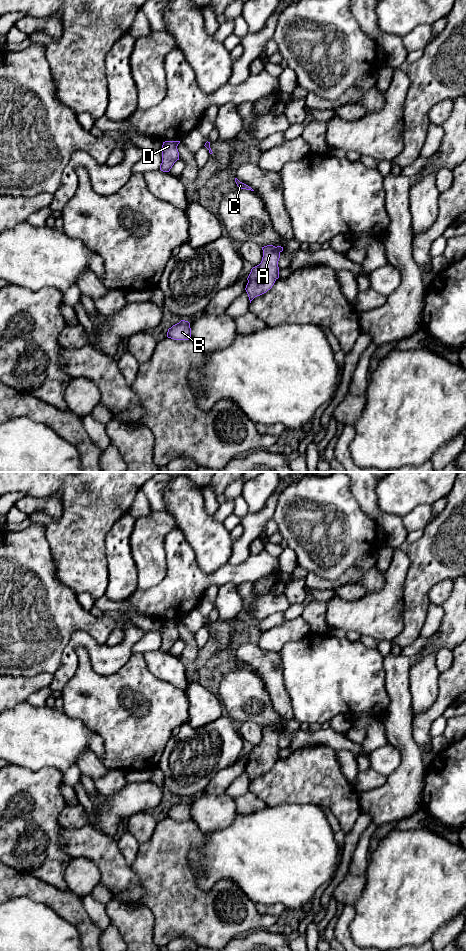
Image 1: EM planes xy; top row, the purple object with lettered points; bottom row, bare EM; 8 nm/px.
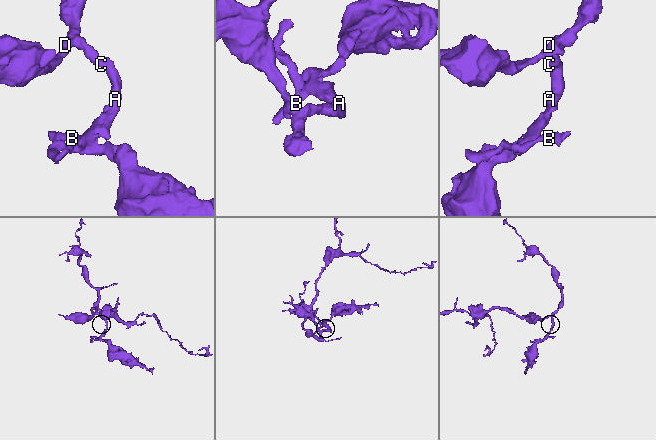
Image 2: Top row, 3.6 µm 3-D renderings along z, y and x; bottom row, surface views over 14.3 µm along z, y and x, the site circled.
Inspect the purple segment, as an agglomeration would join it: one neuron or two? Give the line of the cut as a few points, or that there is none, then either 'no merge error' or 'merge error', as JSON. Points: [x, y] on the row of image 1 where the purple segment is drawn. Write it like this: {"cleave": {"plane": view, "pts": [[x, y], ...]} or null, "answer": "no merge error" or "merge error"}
{"cleave": null, "answer": "no merge error"}

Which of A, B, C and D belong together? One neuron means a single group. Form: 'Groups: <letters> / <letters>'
Groups: A B C D

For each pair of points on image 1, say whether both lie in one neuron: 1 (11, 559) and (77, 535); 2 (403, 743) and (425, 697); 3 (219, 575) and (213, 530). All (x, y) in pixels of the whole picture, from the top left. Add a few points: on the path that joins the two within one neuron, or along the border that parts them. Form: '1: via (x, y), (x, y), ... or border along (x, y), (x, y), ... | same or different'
1: border along (37, 524), (44, 527), (45, 538), (56, 567) | different
2: border along (409, 692), (412, 713), (414, 715) | different
3: border along (196, 559), (206, 573), (227, 562) | different

